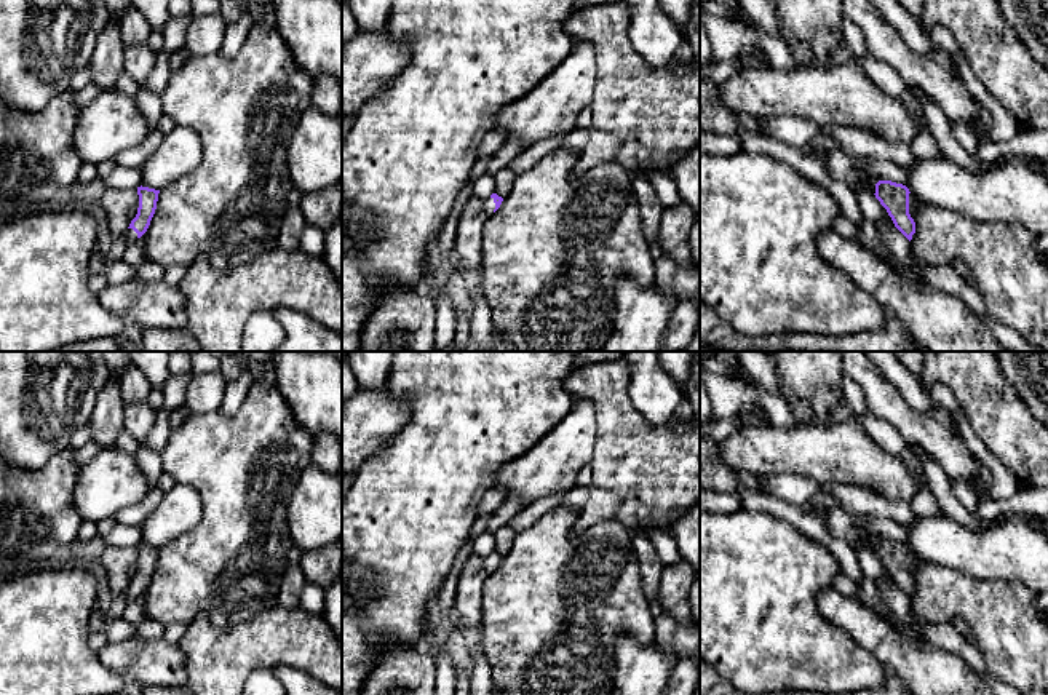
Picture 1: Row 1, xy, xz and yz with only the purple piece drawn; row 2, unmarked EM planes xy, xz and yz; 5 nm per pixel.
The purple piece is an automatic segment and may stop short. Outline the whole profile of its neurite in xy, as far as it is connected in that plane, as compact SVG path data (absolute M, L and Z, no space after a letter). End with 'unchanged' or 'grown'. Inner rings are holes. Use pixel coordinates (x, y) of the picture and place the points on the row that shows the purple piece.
M137 187L139 208L136 217L131 220L126 233L128 244L141 238L155 214L160 190L149 187Z; grown

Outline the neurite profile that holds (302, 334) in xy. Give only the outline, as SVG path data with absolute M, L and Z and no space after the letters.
M286 307L273 315L286 332L275 351L342 351L342 336L312 318Z

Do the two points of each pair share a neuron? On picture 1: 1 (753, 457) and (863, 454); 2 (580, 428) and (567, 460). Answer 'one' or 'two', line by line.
1: one
2: one

